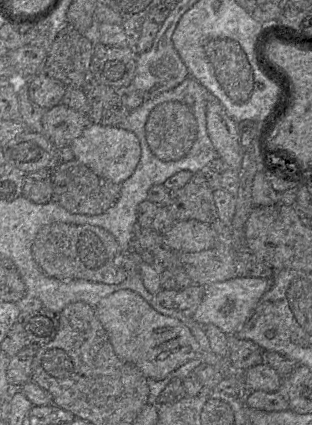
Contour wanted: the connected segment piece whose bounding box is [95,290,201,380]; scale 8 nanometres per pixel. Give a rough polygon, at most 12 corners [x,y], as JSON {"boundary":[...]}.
{"boundary":[[130,290],[95,313],[116,355],[162,380],[201,358],[180,320]]}

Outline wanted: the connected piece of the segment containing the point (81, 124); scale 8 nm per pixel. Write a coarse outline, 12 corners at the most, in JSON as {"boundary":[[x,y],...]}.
{"boundary":[[64,104],[46,109],[42,133],[70,145],[90,124]]}

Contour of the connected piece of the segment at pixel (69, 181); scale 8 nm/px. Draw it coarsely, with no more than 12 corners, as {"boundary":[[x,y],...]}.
{"boundary":[[74,159],[51,169],[52,201],[99,215],[121,186]]}

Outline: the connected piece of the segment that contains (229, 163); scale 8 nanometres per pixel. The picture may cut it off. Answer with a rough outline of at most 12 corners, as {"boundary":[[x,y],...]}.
{"boundary":[[216,97],[206,106],[208,136],[226,168],[240,171],[237,123]]}

